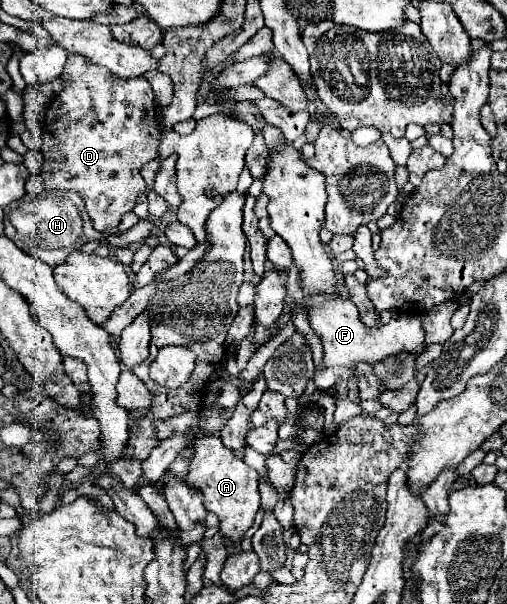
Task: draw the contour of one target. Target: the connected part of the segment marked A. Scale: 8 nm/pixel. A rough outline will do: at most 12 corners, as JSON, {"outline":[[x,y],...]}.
{"outline":[[217,434],[193,442],[187,482],[219,532],[241,542],[259,510],[259,474]]}

